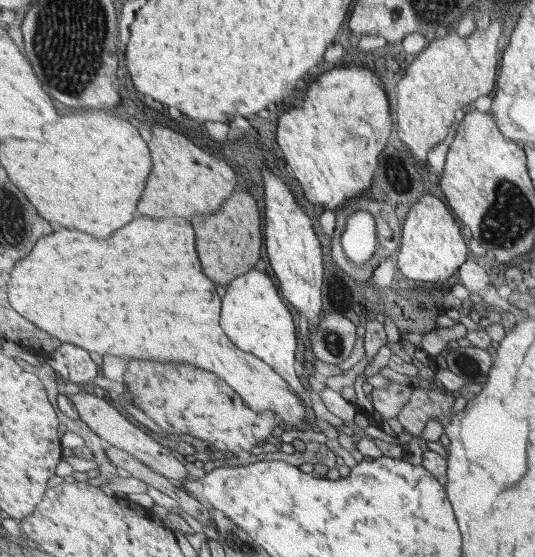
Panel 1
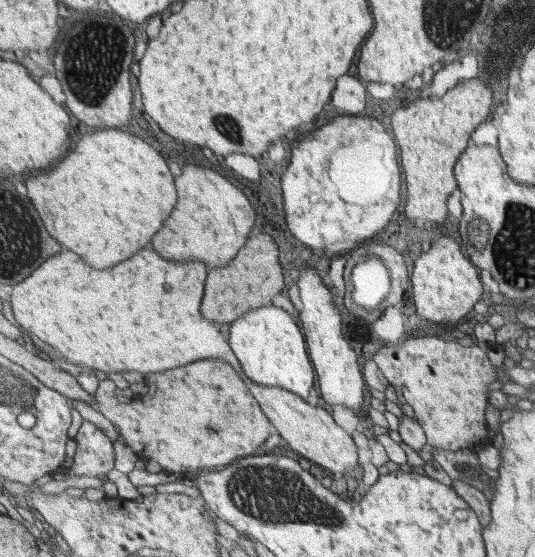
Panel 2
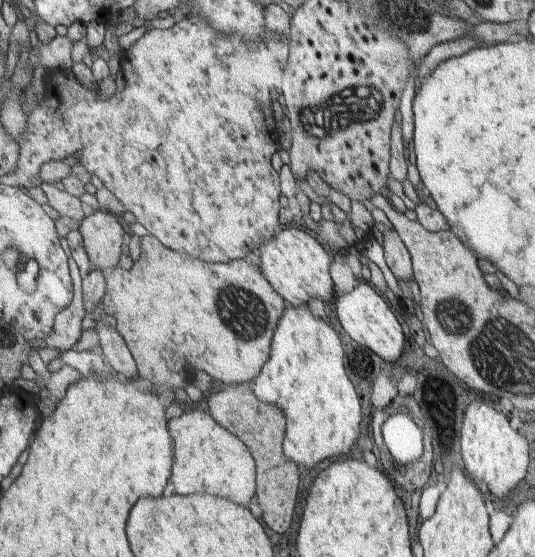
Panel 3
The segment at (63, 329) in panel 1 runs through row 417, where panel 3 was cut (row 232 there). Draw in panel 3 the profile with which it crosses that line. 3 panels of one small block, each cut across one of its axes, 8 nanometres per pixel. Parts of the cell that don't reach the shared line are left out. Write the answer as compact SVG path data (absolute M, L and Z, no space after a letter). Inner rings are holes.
M302 225L298 228L285 228L277 236L266 239L257 248L260 257L259 268L272 288L295 307L320 299L334 302L335 290L332 280L331 256L325 253L321 240Z

